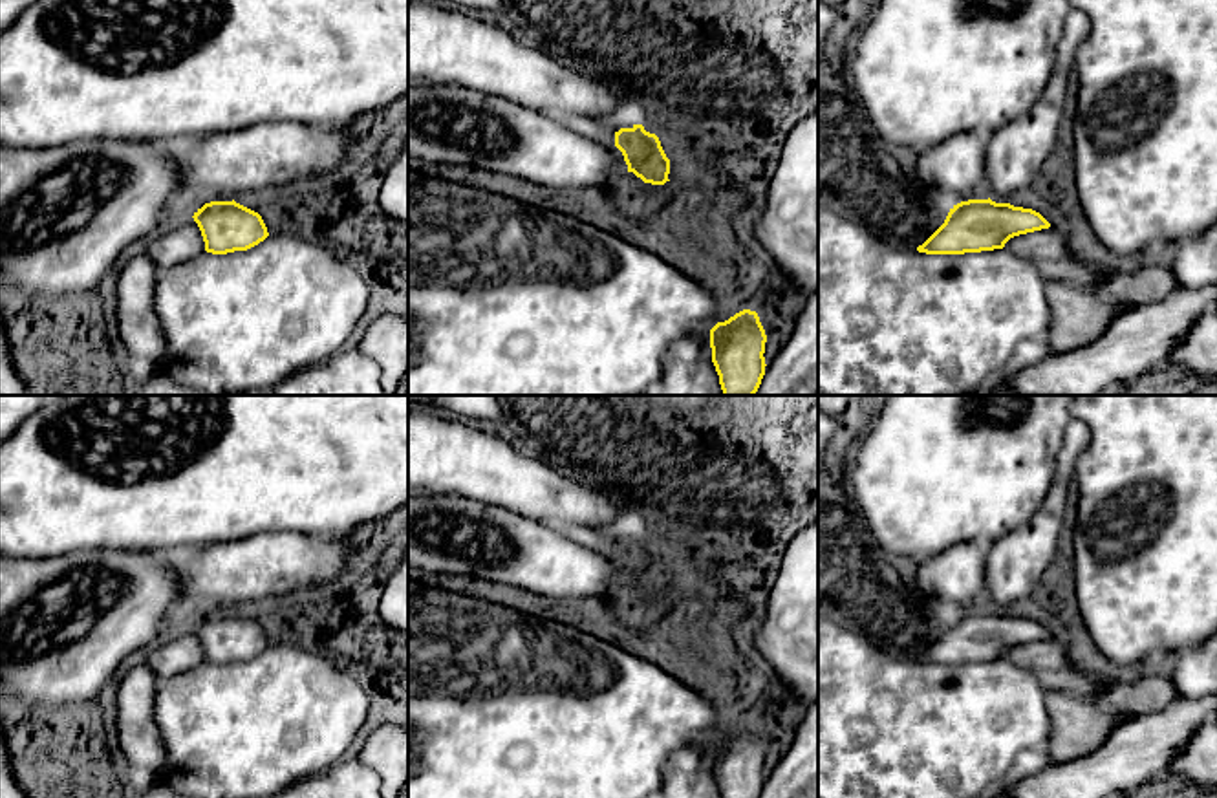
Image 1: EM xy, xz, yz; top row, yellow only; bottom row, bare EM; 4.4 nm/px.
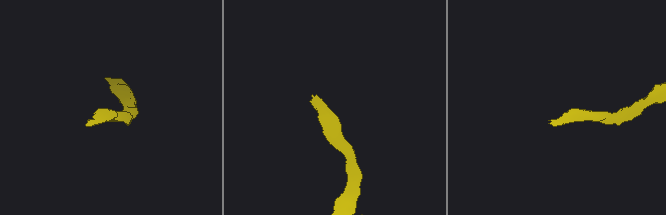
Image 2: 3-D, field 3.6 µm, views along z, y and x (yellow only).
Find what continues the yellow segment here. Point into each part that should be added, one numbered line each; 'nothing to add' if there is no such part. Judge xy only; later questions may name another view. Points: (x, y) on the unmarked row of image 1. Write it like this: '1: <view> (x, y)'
nothing to add

